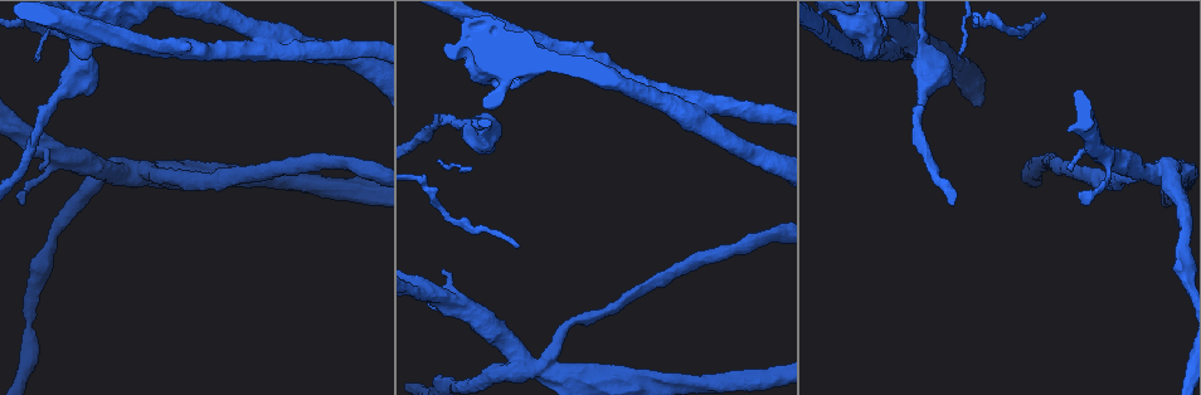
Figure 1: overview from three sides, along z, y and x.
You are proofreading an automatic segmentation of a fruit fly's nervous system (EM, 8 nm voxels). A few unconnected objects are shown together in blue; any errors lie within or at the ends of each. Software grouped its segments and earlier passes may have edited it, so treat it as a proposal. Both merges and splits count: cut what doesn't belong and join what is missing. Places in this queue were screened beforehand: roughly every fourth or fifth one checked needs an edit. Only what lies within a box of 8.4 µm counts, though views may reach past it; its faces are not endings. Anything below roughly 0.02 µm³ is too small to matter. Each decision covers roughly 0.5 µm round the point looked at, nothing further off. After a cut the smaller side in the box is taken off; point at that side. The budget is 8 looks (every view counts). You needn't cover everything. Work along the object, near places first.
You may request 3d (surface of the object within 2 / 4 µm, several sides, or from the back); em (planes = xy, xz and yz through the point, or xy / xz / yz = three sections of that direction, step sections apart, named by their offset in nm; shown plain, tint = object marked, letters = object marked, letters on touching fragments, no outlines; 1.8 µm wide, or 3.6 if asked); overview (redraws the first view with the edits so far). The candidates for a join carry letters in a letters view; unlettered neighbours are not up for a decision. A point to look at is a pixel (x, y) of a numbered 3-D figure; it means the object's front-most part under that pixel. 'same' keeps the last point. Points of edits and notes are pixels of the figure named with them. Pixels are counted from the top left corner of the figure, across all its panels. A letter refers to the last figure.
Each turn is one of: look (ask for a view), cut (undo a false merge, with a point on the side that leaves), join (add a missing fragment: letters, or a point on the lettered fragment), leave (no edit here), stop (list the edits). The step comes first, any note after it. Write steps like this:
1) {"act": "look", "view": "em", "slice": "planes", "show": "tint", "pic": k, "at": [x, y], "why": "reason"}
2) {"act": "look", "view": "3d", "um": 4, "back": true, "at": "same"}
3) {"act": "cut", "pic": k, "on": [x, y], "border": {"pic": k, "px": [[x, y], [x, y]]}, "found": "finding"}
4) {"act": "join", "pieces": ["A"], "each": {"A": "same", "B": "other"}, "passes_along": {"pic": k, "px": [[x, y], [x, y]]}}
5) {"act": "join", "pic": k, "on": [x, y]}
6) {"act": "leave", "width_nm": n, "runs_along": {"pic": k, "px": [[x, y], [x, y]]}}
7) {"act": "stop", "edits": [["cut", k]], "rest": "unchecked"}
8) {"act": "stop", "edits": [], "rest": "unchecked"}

{"act": "look", "view": "3d", "um": 2, "back": true, "pic": 1, "at": [489, 79], "why": "sudden change in width"}

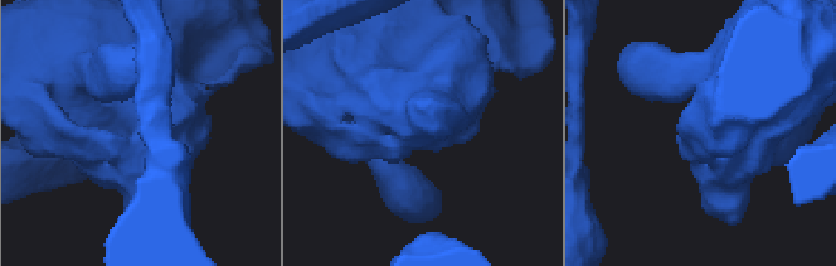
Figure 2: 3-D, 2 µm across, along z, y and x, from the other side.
{"act": "look", "view": "em", "slice": "planes", "show": "letters", "pic": 2, "at": [140, 160]}

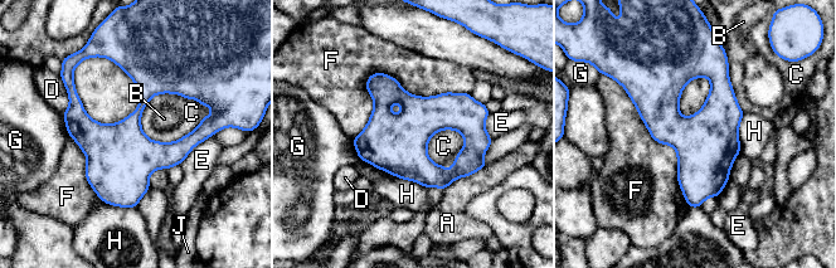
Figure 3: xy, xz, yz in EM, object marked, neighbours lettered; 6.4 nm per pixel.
{"act": "leave", "each": {"A": "other", "B": "other", "C": "other", "D": "other", "E": "other", "F": "other", "G": "other", "H": "other", "J": "other"}, "border": {"pic": 3, "px": [[213, 110], [173, 141], [140, 127]]}, "found": "all the same neuron"}

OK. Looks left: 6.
{"act": "look", "view": "3d", "um": 4, "pic": 1, "at": [286, 38], "why": "arms run side by side"}

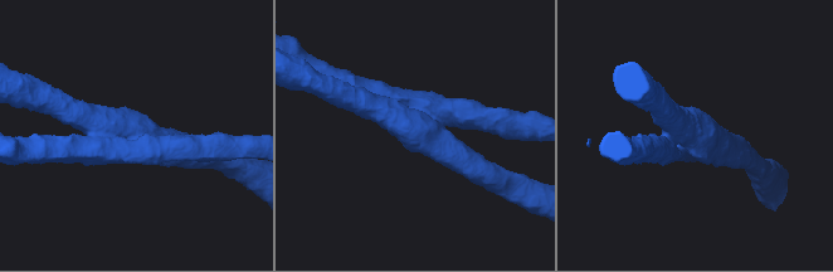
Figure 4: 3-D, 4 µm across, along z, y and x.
{"act": "look", "view": "em", "um": 3.6, "slice": "planes", "show": "letters", "pic": 4, "at": [416, 128]}

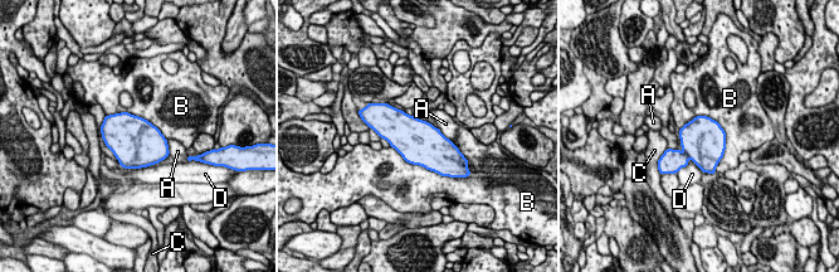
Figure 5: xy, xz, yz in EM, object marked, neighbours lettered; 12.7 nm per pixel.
{"act": "cut", "pic": 5, "on": [671, 161], "each": {"A": "other", "B": "other", "C": "other", "D": "other"}, "arms": 4, "border": {"pic": 5, "px": [[683, 152], [688, 156]]}, "found": "two neurons meet here"}

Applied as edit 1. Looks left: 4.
{"act": "look", "view": "overview", "why": "see it whole again"}

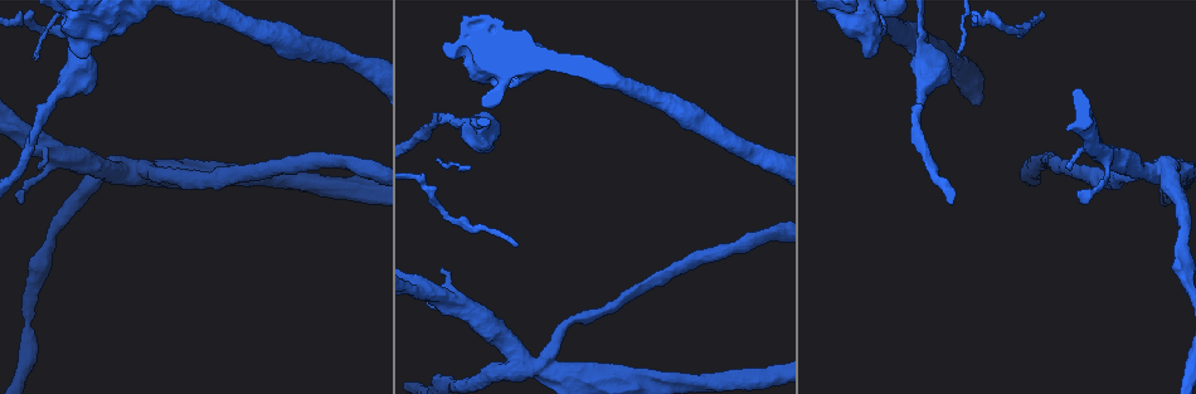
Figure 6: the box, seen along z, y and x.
{"act": "look", "view": "3d", "um": 2, "back": true, "pic": 6, "at": [134, 174], "why": "calibre changes"}

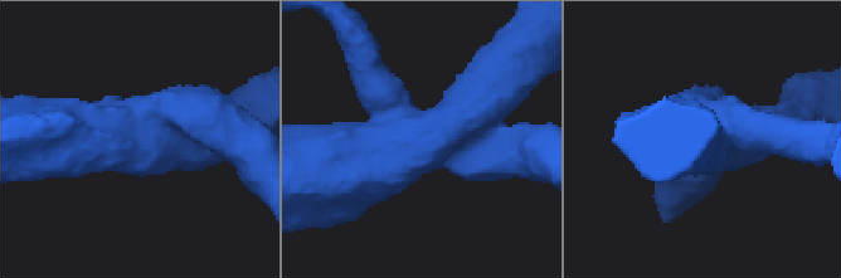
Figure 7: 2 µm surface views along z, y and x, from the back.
{"act": "look", "view": "em", "um": 3.6, "slice": "planes", "show": "plain", "pic": 7, "at": [418, 139], "arms": 4, "why": "shape alone is not enough"}

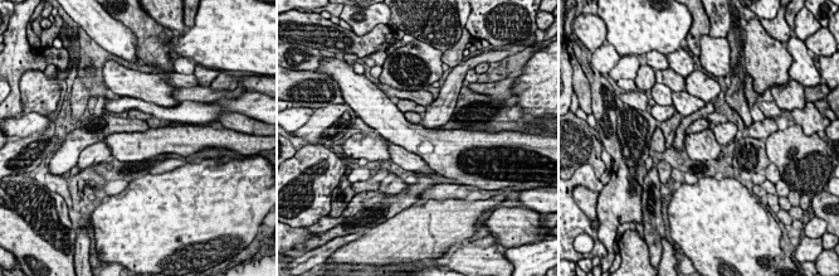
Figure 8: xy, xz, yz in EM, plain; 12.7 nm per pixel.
{"act": "look", "view": "em", "um": 3.6, "slice": "planes", "show": "letters", "at": "same"}

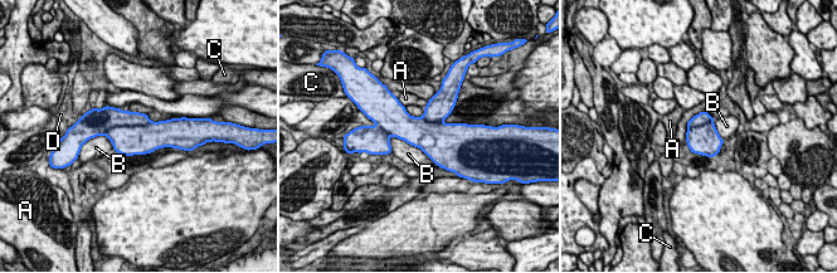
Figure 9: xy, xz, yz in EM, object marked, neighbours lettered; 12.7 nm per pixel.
{"act": "cut", "pic": 9, "on": [111, 117], "each": {"A": "other", "B": "other", "C": "other", "D": "other"}, "found": "a second neuron is stuck on"}

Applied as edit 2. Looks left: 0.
{"act": "stop", "edits": [["cut", 5], ["cut", 9]], "rest": "unchecked"}

